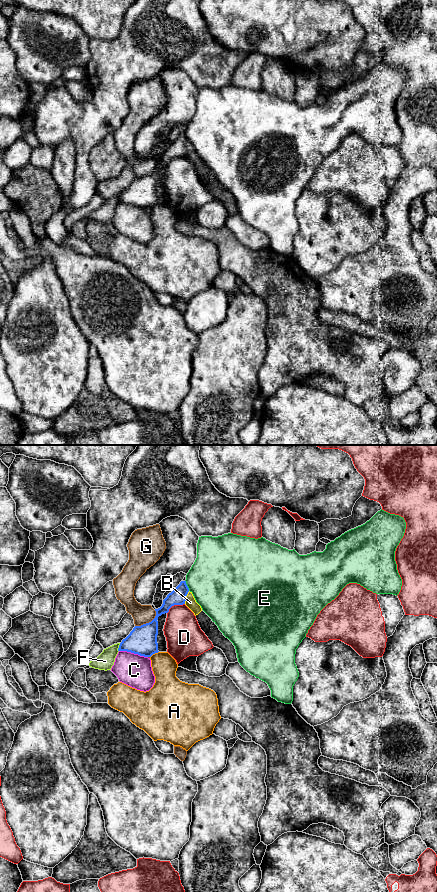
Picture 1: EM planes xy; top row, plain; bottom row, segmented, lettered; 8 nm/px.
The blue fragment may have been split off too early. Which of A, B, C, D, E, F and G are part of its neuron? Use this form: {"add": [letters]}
{"add": []}

